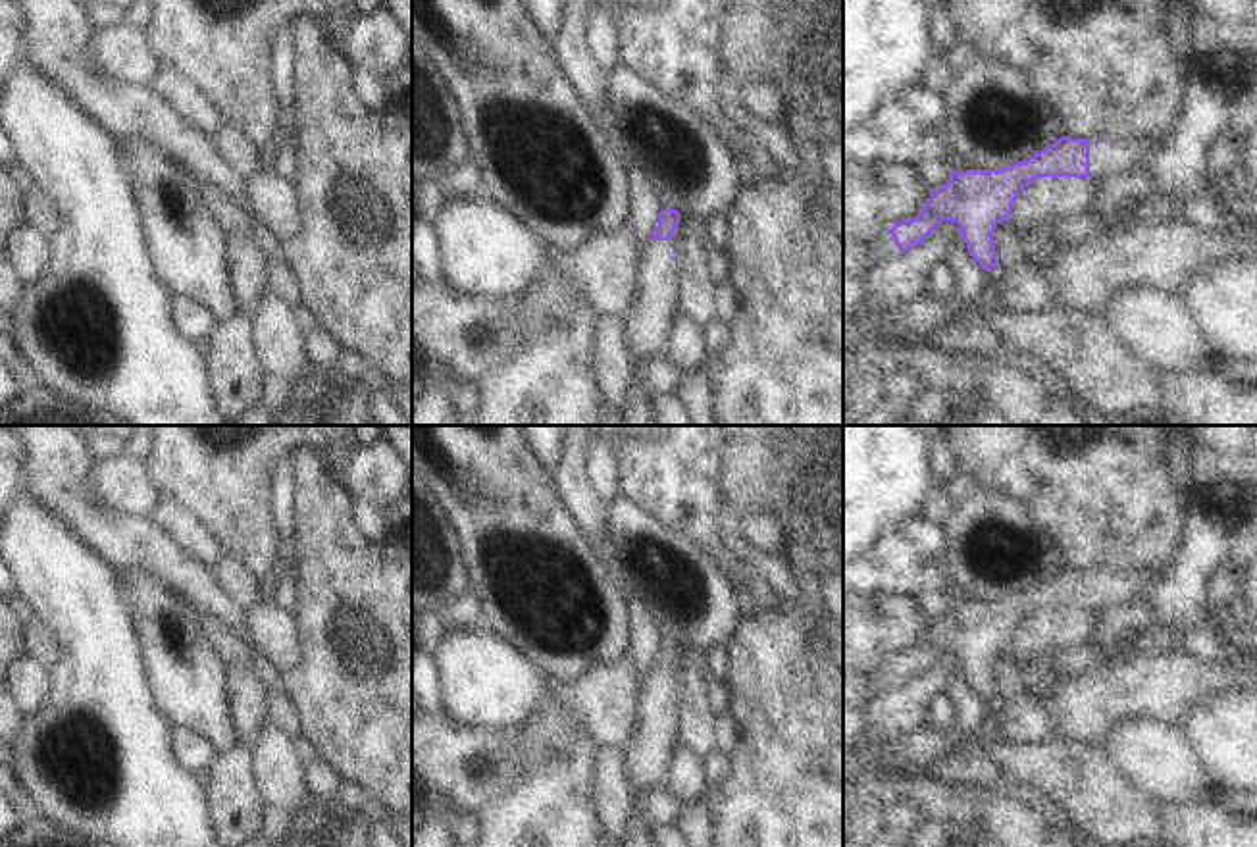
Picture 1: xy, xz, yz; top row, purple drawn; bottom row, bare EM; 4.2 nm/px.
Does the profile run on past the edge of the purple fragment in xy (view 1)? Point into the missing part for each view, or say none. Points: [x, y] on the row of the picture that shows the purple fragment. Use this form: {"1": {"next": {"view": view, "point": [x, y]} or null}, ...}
{"1": {"next": null}}

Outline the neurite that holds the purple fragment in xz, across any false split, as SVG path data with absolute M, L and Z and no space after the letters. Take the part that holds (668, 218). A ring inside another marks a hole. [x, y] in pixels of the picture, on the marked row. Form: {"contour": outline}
{"contour": "M664 208L658 216L658 227L639 254L637 291L624 318L624 343L631 360L656 364L666 345L666 335L678 320L674 273L678 248L674 233L680 216L678 210Z"}

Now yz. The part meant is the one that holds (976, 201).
{"contour": "M1061 137L1045 150L1003 169L951 171L949 181L930 194L922 212L895 223L889 233L899 252L909 252L914 244L922 244L939 223L953 221L970 256L991 271L999 264L995 227L1009 219L1018 194L1034 179L1126 173L1153 146L1157 146L1153 141L1113 142Z"}

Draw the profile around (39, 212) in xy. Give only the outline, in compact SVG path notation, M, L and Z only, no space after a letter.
M33 185L27 192L23 192L21 206L23 223L31 225L48 239L56 233L60 221L58 210L44 191Z

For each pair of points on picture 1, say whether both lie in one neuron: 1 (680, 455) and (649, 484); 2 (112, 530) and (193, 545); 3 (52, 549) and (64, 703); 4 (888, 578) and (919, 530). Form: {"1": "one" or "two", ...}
{"1": "one", "2": "two", "3": "one", "4": "one"}

